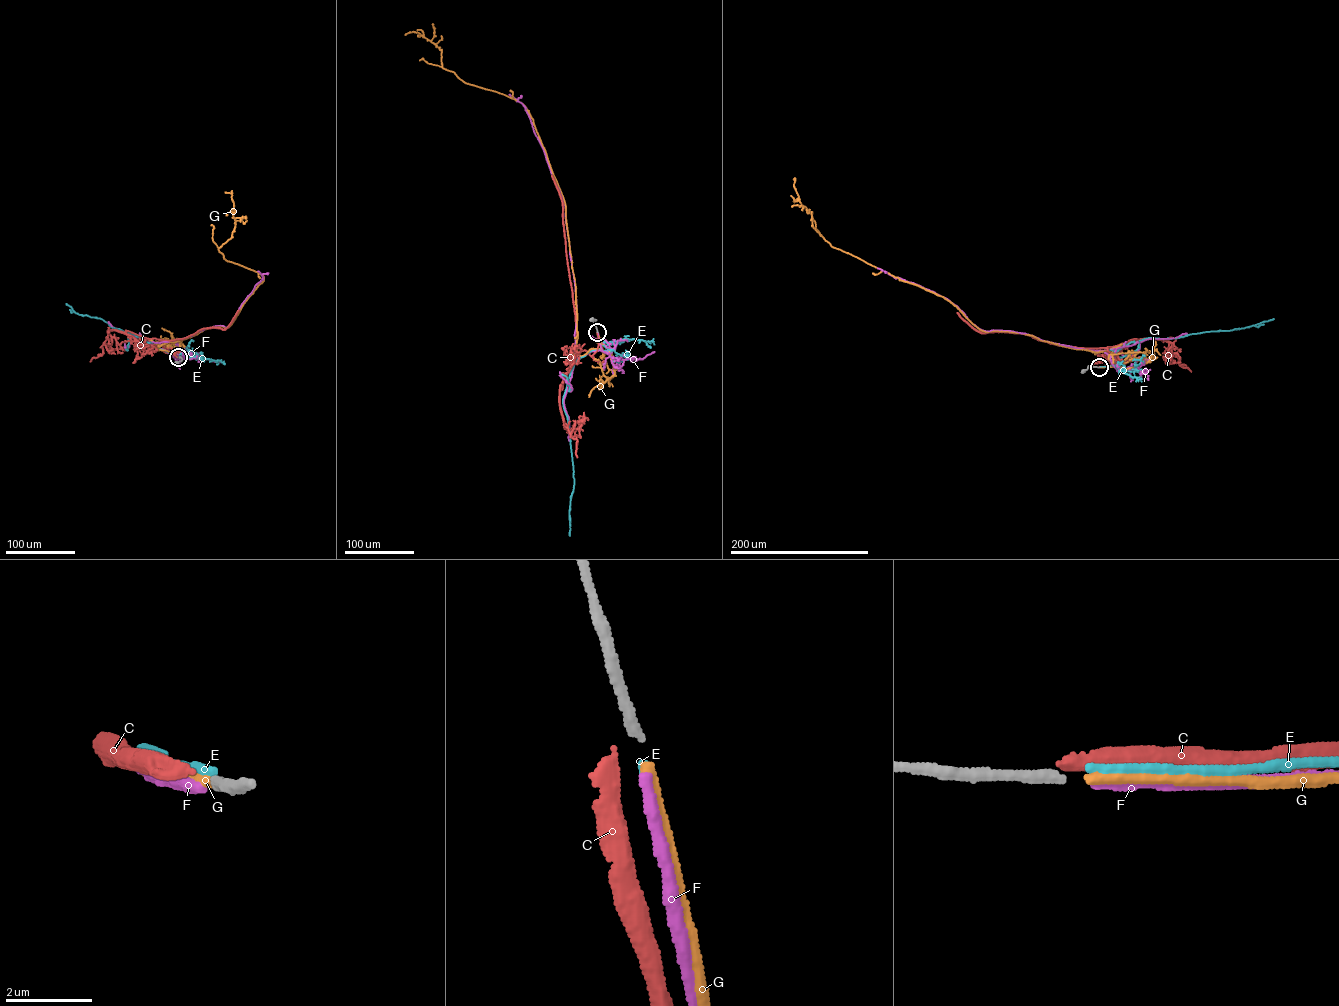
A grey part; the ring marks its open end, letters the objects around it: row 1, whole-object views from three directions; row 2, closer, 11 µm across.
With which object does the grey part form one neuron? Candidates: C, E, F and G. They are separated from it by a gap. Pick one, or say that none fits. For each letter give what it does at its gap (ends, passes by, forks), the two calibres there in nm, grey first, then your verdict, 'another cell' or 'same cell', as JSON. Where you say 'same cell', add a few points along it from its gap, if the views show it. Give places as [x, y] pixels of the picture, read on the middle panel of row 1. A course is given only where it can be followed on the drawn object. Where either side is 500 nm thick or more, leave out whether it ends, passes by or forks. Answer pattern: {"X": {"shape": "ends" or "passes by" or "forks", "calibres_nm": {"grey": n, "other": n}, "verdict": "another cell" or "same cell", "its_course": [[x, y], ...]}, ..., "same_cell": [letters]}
{"C": {"shape": "ends", "calibres_nm": {"grey": 240, "other": 360}, "verdict": "another cell"}, "E": {"shape": "ends", "calibres_nm": {"grey": 240, "other": 200}, "verdict": "another cell"}, "F": {"shape": "ends", "calibres_nm": {"grey": 240, "other": 240}, "verdict": "another cell"}, "G": {"shape": "ends", "calibres_nm": {"grey": 240, "other": 280}, "verdict": "same cell", "its_course": [[597, 332], [610, 355], [580, 355], [565, 205], [528, 110], [465, 83], [442, 68], [437, 46], [405, 35]]}, "same_cell": ["G"]}

